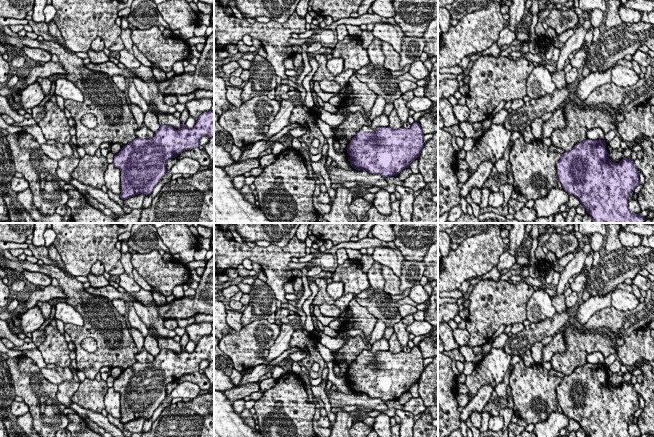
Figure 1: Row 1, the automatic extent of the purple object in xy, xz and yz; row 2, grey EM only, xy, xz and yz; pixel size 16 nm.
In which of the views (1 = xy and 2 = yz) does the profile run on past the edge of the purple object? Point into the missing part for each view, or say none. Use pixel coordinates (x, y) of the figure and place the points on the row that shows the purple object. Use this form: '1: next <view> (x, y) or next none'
1: next none
2: next none

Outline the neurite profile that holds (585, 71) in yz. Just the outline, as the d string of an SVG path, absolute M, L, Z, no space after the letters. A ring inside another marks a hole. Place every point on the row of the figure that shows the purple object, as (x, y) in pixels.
M591 27L584 39L584 43L582 45L582 47L587 47L588 48L588 53L585 59L585 66L581 69L580 74L583 78L587 77L590 74L590 70L588 68L588 63L590 62L590 47L592 45L592 41L593 41L593 30L594 28Z

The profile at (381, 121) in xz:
M384 112L372 120L372 124L370 126L371 129L381 128L381 127L388 127L389 126L389 118Z

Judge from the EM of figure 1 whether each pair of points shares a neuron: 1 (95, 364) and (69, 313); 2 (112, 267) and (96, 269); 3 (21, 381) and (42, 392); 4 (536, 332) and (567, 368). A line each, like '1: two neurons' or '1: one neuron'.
1: two neurons
2: two neurons
3: one neuron
4: two neurons

